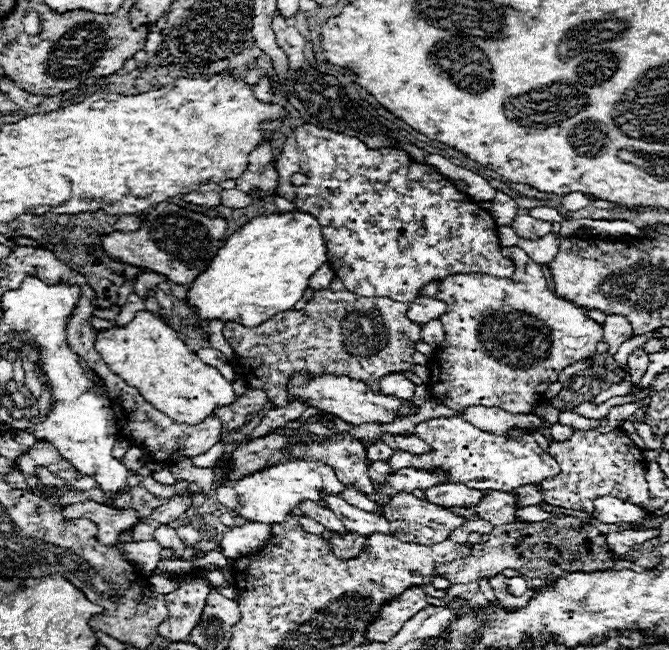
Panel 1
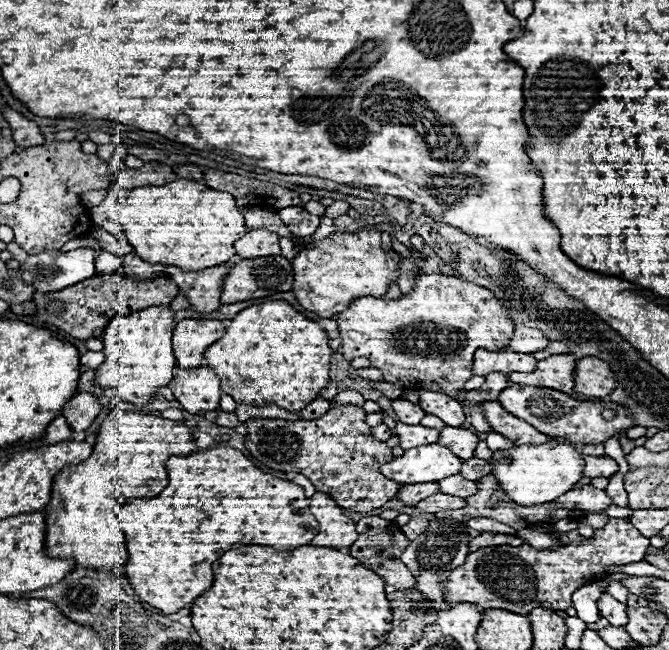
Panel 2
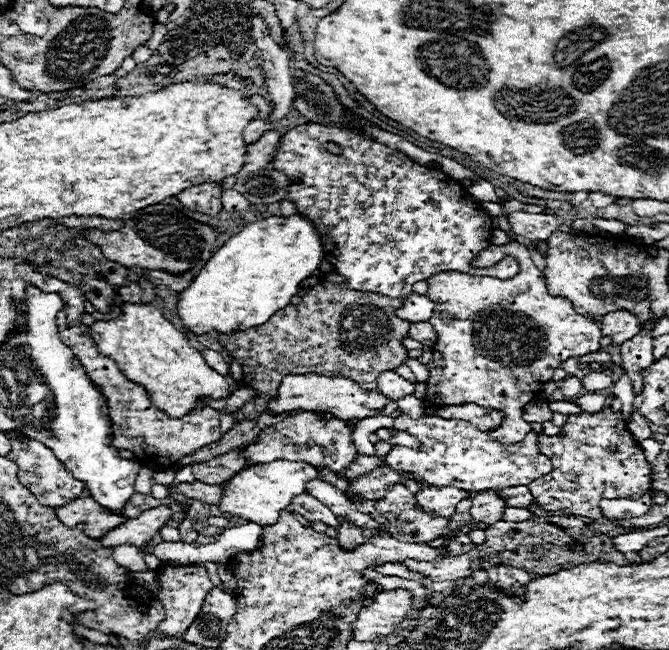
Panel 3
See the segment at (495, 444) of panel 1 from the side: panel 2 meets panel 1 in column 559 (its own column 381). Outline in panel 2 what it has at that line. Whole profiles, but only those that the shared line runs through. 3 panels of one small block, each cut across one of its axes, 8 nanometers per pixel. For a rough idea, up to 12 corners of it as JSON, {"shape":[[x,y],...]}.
{"shape":[[436,442],[406,450],[380,472],[398,484],[458,474],[462,460]]}

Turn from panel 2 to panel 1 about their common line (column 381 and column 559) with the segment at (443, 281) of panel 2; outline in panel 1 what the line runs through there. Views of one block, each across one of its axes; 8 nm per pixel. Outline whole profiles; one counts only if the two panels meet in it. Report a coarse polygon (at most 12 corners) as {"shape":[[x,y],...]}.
{"shape":[[510,246],[438,282],[428,390],[528,414],[602,326]]}

